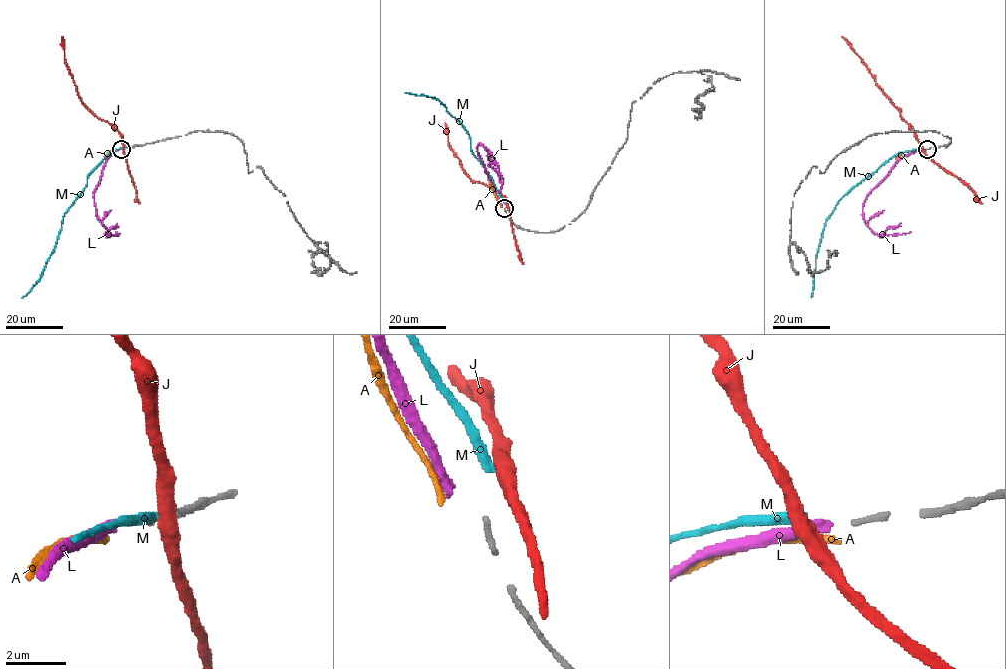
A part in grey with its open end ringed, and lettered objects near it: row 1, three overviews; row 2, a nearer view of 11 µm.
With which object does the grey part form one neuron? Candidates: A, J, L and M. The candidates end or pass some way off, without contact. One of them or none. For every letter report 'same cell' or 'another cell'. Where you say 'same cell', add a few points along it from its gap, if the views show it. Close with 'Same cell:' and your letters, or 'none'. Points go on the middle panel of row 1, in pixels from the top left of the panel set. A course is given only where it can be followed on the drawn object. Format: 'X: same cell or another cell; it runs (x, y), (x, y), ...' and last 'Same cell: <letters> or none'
A: another cell
J: another cell
L: another cell
M: another cell
Same cell: none

